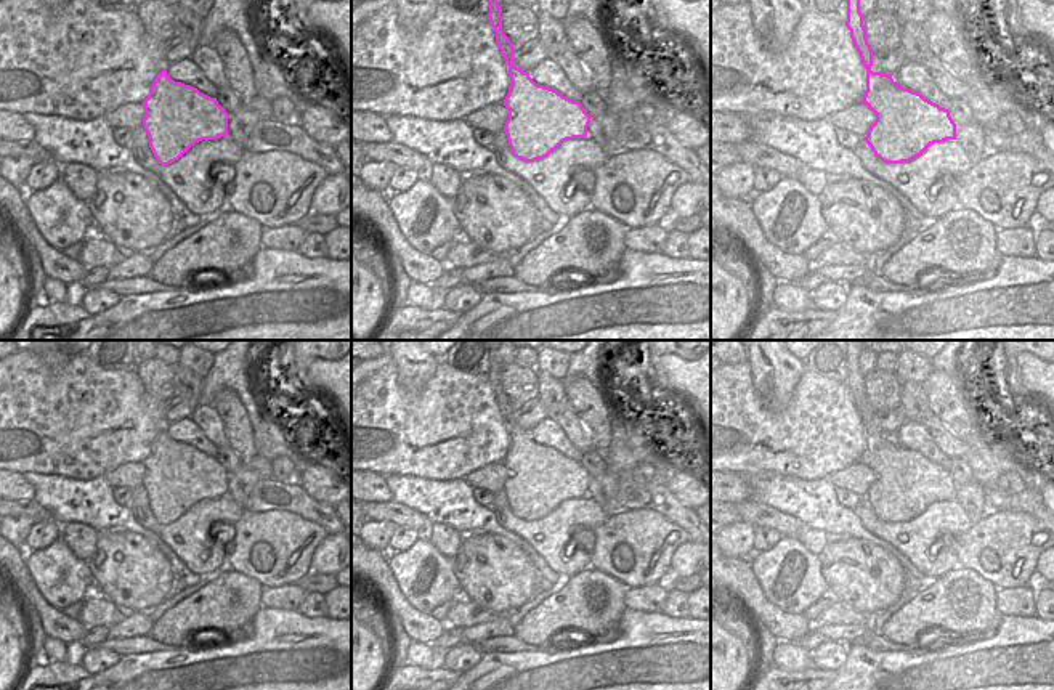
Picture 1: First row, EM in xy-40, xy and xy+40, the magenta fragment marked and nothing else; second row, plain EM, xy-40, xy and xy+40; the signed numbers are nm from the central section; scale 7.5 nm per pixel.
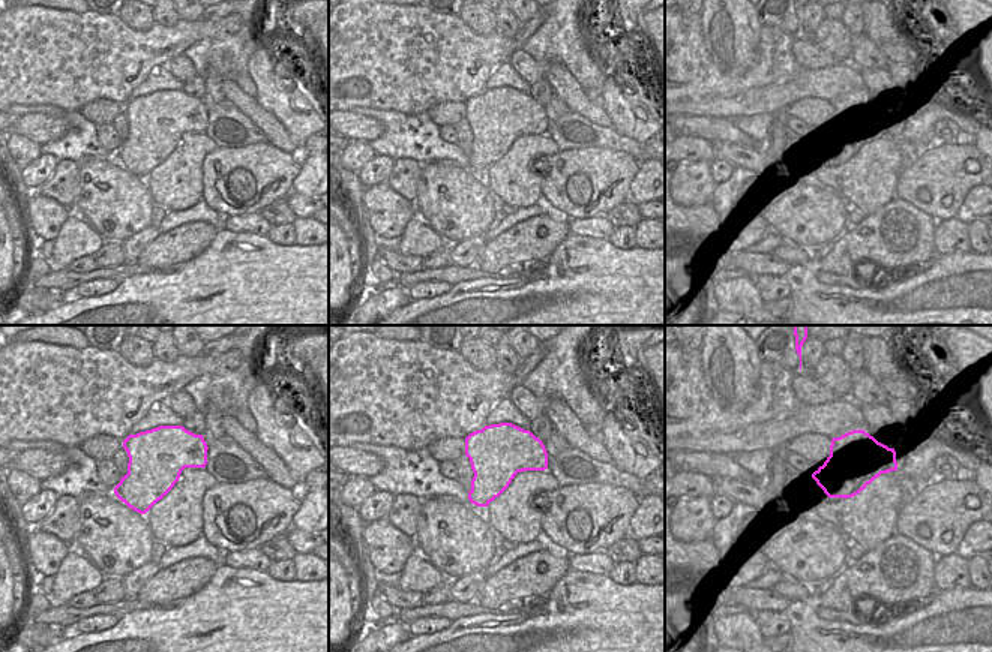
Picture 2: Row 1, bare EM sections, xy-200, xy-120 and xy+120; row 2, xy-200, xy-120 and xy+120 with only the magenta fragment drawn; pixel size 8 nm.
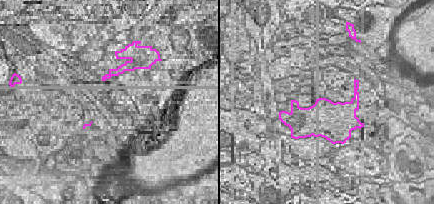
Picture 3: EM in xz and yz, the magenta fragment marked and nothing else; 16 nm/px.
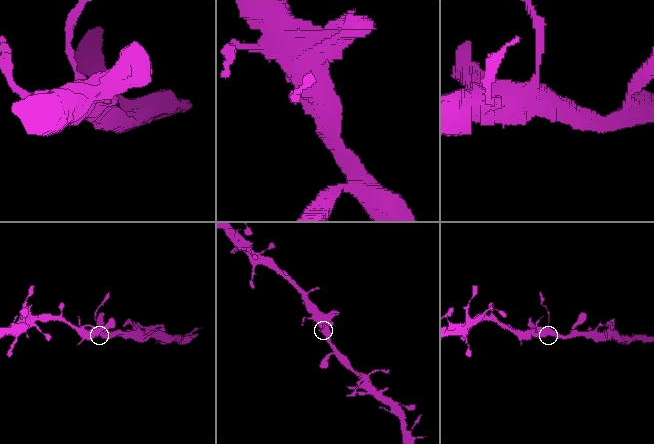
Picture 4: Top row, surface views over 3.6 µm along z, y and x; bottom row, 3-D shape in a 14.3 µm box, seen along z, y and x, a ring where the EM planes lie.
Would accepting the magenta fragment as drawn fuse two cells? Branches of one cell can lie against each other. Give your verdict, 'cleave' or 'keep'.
keep

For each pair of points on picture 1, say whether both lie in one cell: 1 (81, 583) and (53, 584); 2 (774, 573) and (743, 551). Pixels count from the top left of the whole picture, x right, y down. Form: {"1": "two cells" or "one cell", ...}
{"1": "one cell", "2": "two cells"}

